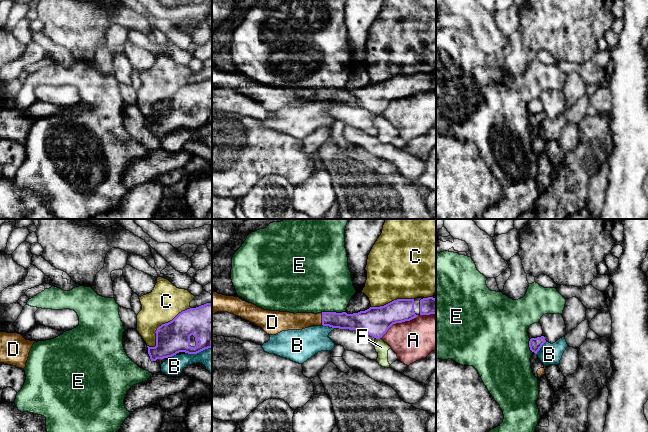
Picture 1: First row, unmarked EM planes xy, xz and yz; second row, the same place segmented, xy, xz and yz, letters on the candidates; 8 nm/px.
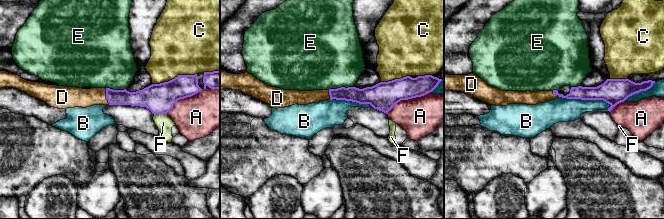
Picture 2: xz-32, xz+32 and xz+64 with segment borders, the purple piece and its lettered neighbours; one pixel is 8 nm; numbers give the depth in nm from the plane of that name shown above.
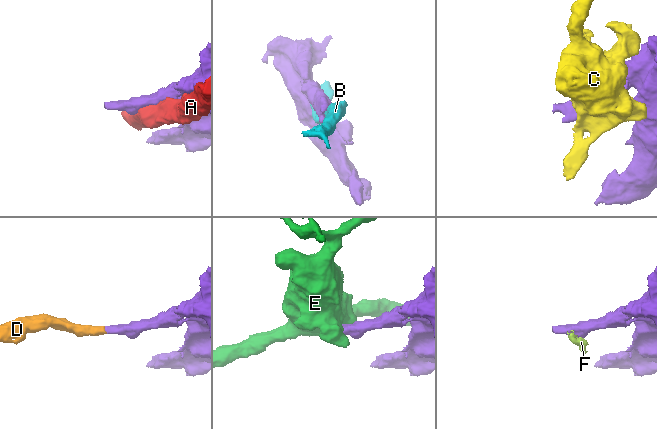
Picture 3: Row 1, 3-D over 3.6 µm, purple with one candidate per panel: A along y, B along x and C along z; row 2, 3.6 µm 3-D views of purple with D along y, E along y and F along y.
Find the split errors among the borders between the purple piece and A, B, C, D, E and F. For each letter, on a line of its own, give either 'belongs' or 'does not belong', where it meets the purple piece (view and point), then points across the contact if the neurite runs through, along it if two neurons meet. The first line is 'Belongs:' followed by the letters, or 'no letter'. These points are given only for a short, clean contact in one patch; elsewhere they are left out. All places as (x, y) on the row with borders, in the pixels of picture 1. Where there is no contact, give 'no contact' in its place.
Belongs: D
A: does not belong; contact xz (398, 322)
B: does not belong; contact xz (328, 325)
C: does not belong; contact xy (162, 324)
D: belongs; contact xz (322, 318); way xz (342, 320), (322, 318), (291, 321)
E: does not belong; contact xz (333, 312); border xz (322, 311), (344, 312)
F: does not belong; contact xz (378, 338); border xz (380, 337), (376, 339)

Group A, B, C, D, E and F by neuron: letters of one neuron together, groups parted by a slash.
A / B / C / D / E / F

